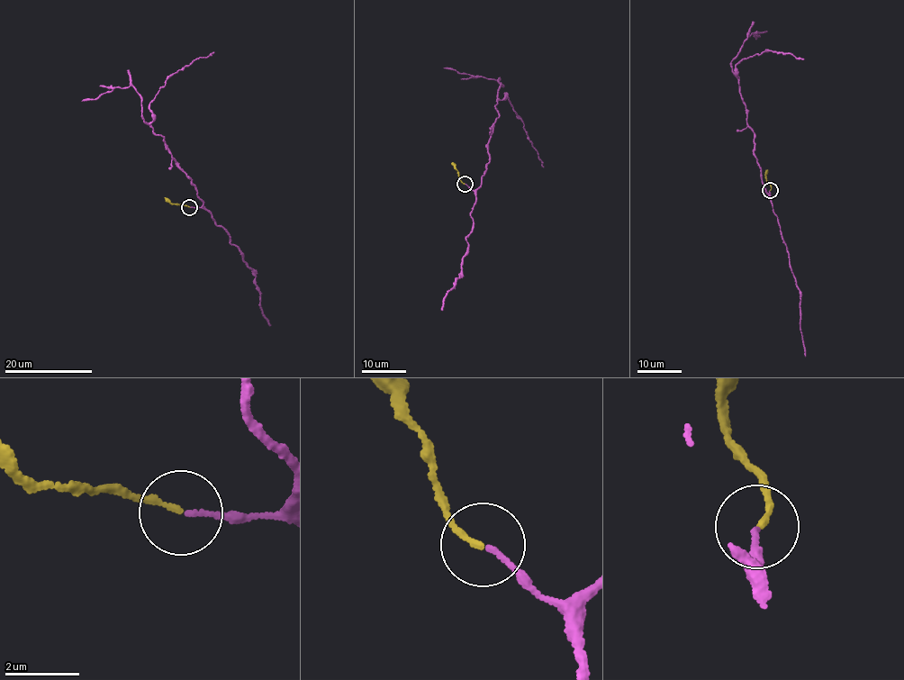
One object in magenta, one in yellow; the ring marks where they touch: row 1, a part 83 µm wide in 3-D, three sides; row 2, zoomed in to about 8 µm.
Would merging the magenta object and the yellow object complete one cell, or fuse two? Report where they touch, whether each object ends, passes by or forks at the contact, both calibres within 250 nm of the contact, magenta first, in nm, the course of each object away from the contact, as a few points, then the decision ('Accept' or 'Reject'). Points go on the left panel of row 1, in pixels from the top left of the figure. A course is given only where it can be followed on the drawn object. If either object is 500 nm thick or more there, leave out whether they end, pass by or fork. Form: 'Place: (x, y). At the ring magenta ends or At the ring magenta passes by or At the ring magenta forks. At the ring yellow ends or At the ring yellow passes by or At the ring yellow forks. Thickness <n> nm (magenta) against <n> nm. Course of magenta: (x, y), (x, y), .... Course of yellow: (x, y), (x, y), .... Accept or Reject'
Place: (189, 207). At the ring magenta ends. At the ring yellow ends. Thickness 140 nm (magenta) against 140 nm. Course of magenta: (190, 207), (200, 207), (203, 201), (162, 137), (153, 132), (151, 102), (167, 80), (197, 58), (213, 52). Course of yellow: (189, 207), (171, 203), (165, 197). Accept

